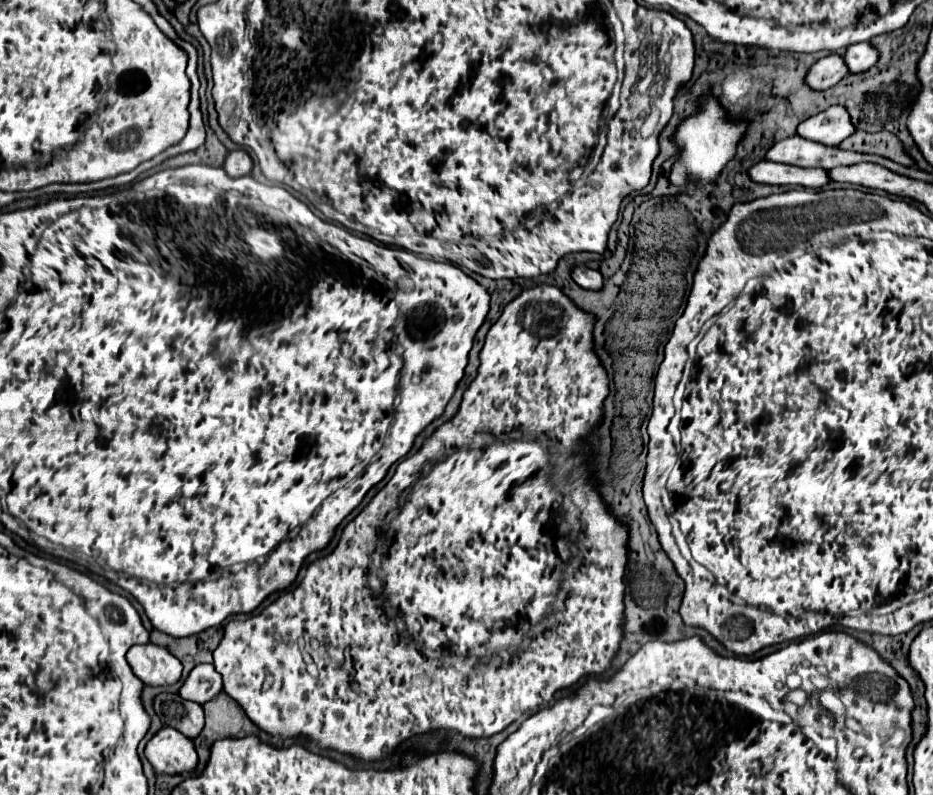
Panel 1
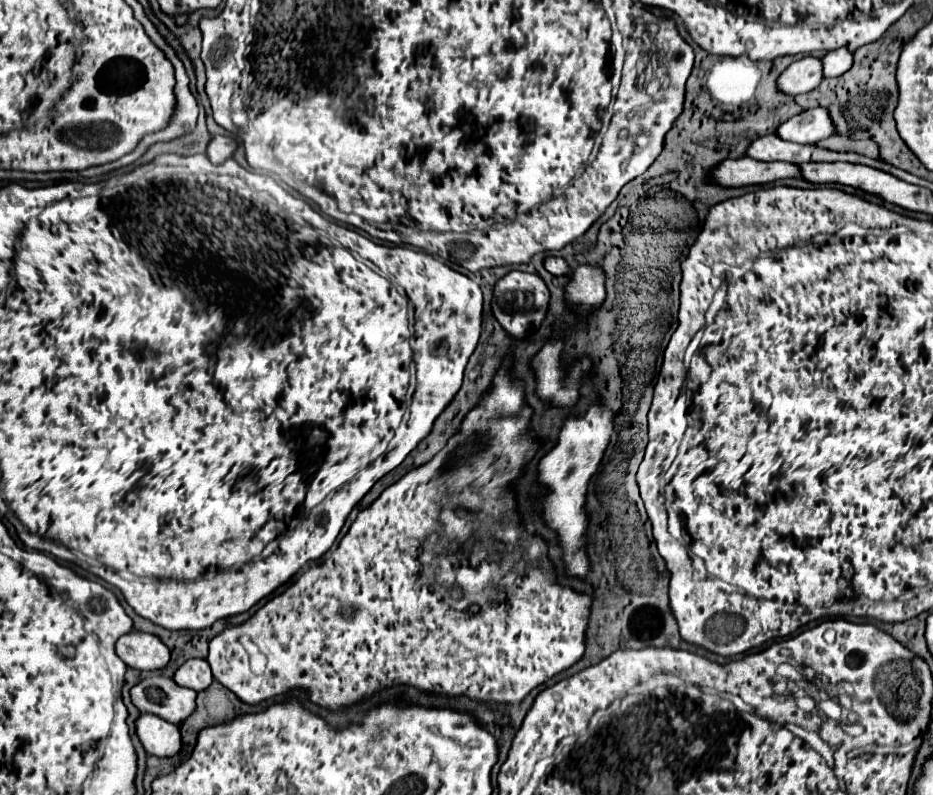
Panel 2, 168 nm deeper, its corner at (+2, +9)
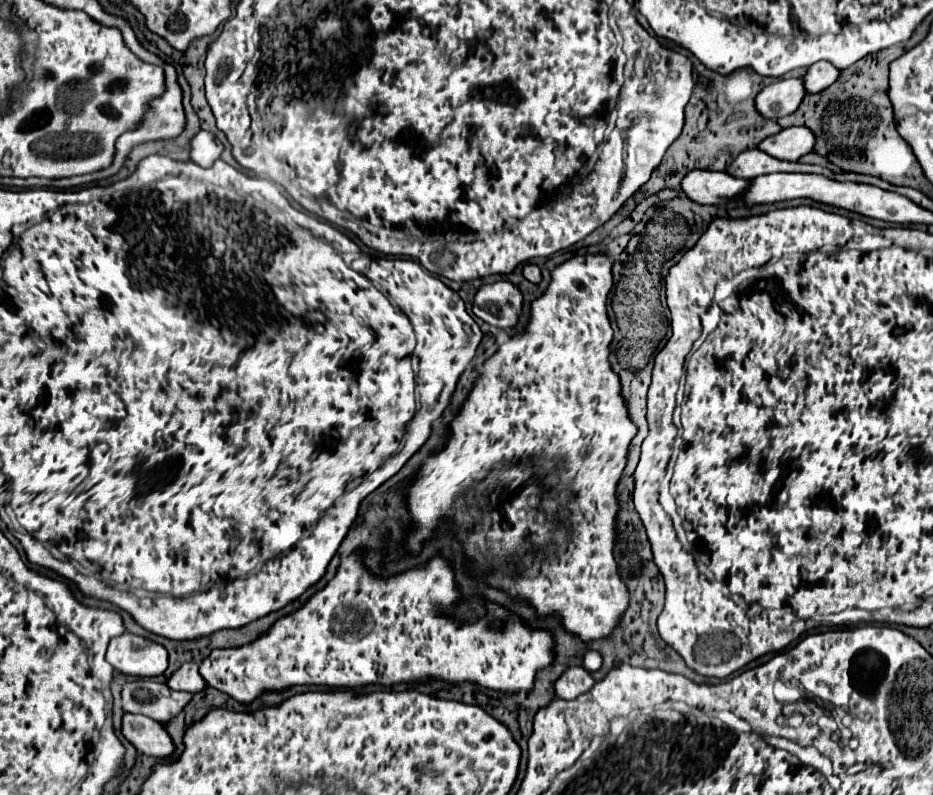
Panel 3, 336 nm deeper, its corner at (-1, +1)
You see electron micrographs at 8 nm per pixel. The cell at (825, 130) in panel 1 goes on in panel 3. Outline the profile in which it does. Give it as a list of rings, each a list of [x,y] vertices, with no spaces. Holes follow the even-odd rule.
[[[788,127],[780,133],[764,139],[760,143],[760,149],[768,155],[784,161],[798,161],[802,155],[810,153],[814,149],[816,141],[812,131],[808,127]]]

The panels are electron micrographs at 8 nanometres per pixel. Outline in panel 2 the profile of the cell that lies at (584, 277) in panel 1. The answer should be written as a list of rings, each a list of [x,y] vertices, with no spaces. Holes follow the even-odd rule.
[[[545,257],[545,261],[543,261],[543,267],[551,273],[551,275],[567,275],[571,269],[569,269],[569,265],[561,259],[561,257]]]

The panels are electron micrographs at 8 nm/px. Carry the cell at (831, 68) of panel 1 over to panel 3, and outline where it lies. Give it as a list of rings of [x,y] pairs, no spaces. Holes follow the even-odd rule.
[[[802,77],[798,79],[780,79],[764,87],[756,97],[756,107],[766,119],[780,119],[794,113],[802,99],[806,97],[806,87]]]

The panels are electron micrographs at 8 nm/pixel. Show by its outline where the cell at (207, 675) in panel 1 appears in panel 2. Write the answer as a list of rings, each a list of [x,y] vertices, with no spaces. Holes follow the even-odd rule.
[[[189,659],[175,671],[173,679],[181,687],[189,687],[193,691],[203,691],[211,685],[213,675],[211,675],[209,663],[205,659]]]

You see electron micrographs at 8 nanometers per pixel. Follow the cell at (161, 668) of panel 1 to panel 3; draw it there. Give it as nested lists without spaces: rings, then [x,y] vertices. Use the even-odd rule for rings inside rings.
[[[124,633],[110,641],[106,661],[120,673],[136,677],[156,677],[168,667],[168,653],[162,645],[144,637]]]

